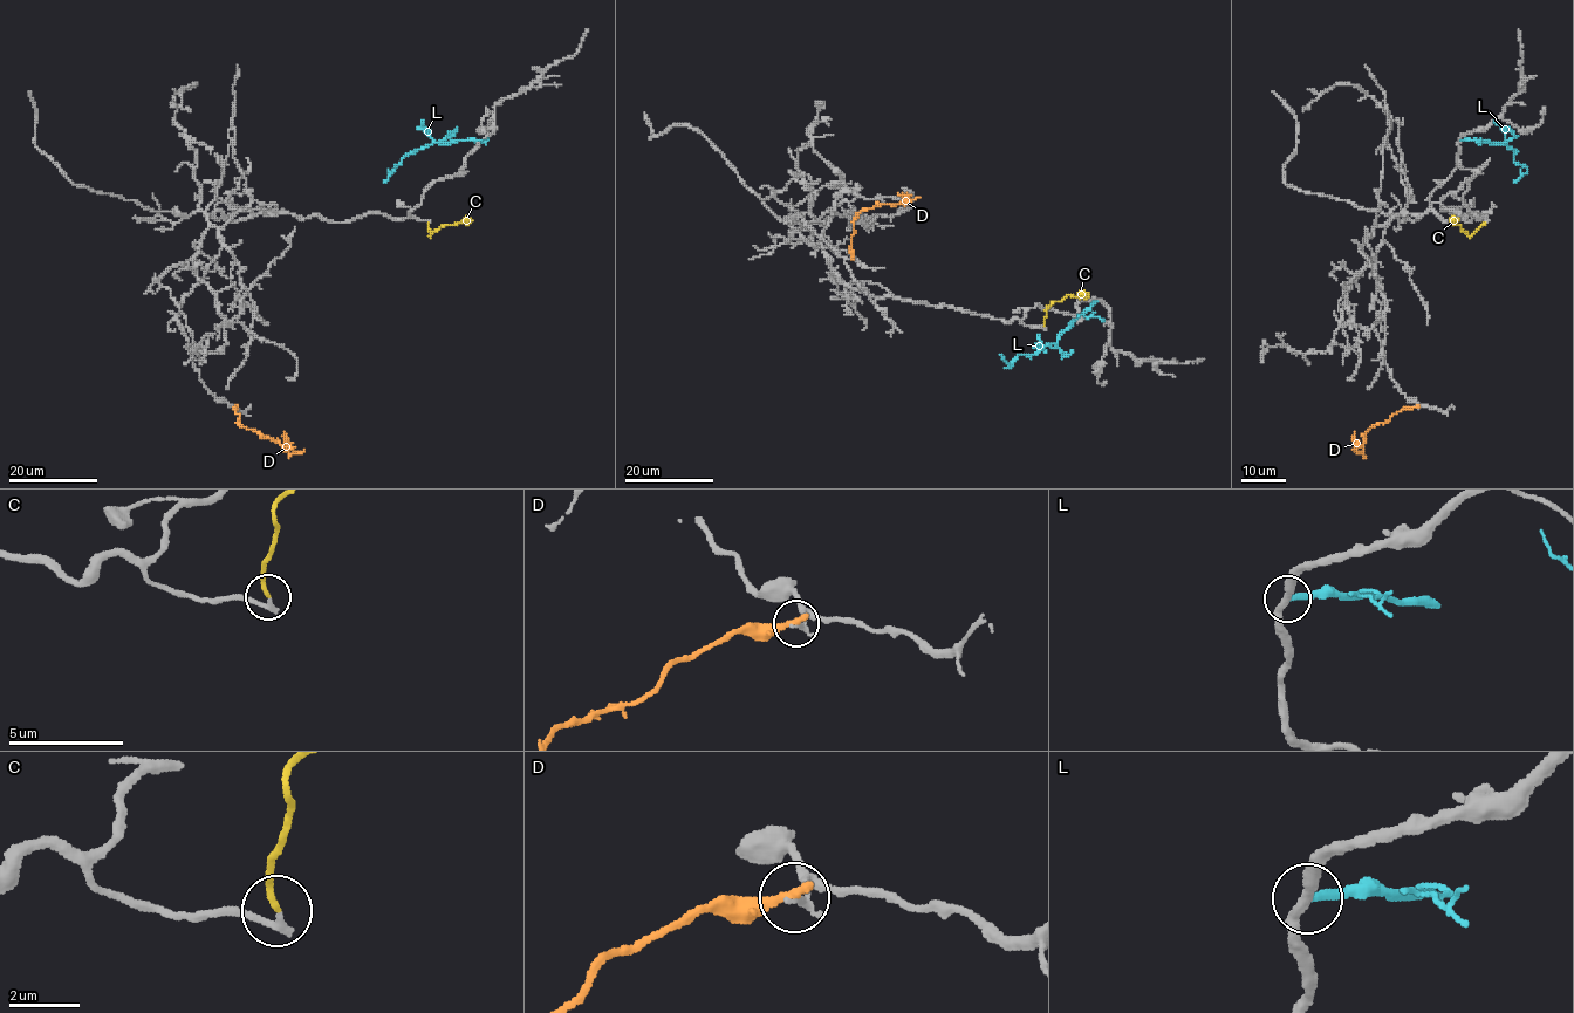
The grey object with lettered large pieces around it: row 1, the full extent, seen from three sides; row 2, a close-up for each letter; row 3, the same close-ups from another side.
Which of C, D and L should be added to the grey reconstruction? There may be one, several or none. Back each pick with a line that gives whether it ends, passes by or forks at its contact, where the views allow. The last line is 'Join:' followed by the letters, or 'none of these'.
C: It ends there
Join: C

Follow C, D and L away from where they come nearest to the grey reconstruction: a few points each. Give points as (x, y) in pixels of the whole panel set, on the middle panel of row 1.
C: (1045, 326), (1046, 310), (1052, 302), (1068, 295), (1089, 293)
D: (853, 257), (854, 218), (861, 210), (905, 203), (921, 196)
L: (1095, 301), (1055, 343), (1049, 343), (1034, 354), (1019, 354), (1010, 367), (1000, 354)

